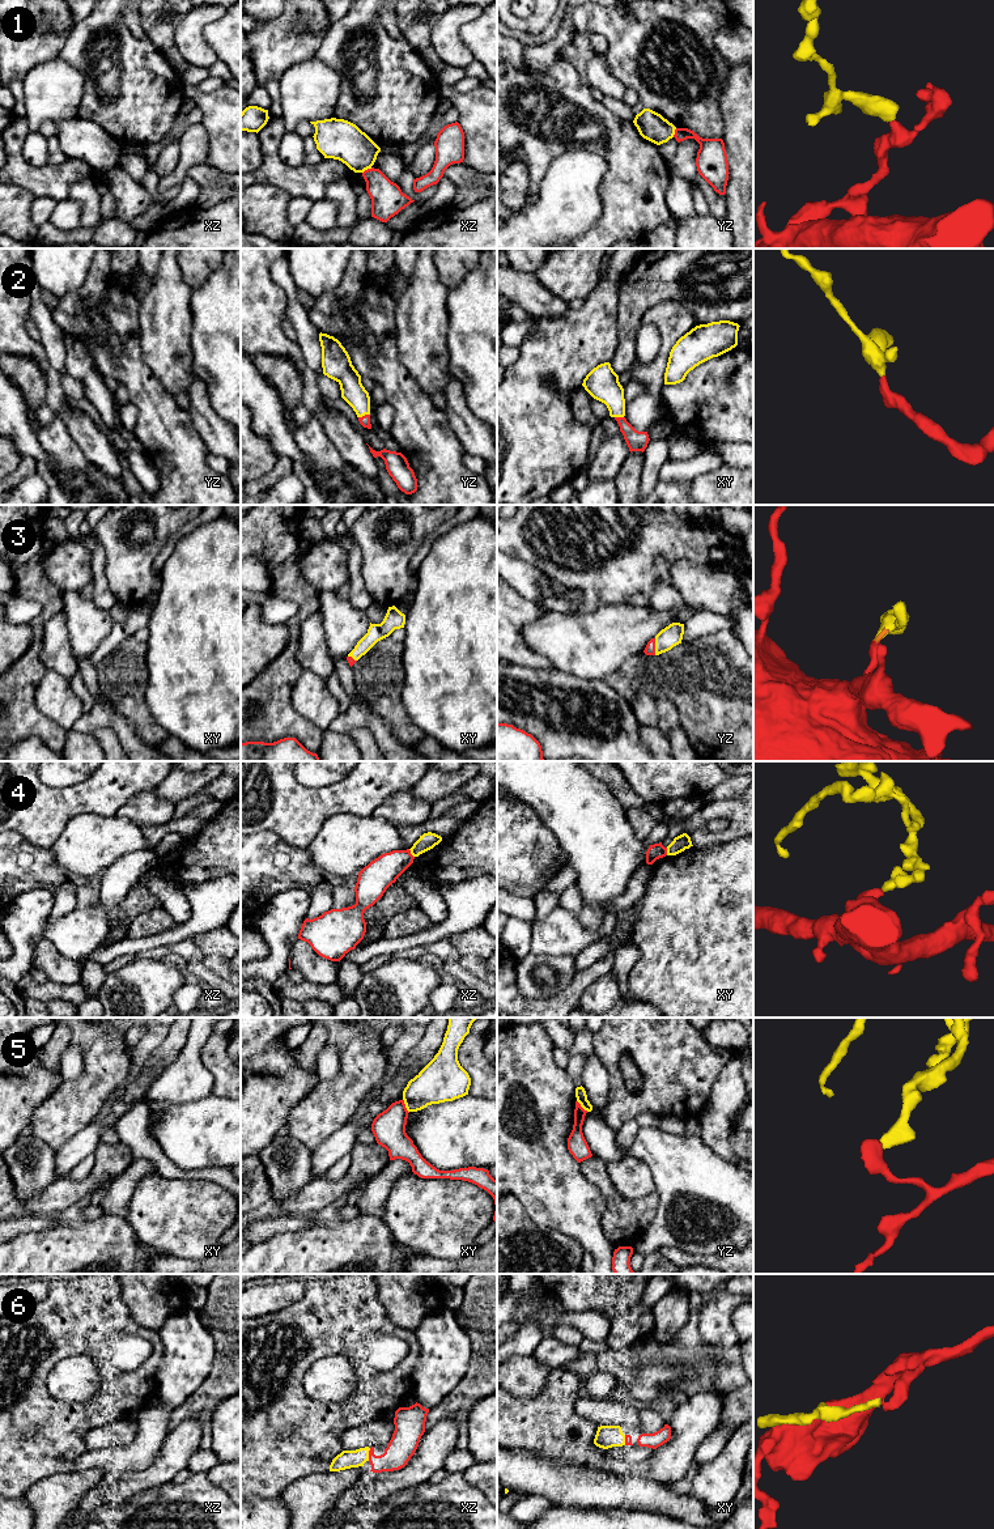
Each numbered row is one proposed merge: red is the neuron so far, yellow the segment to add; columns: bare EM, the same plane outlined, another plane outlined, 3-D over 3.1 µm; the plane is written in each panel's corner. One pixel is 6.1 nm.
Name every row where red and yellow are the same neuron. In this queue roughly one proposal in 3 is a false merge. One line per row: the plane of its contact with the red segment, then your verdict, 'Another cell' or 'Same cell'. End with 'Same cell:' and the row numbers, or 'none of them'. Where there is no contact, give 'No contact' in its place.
1: Touches red in xz. Another cell
2: Touches red in yz. Same cell
3: Touches red in yz. Same cell
4: Touches red in xz. Another cell
5: Touches red in xy. Another cell
6: Touches red in xz. Same cell
Same cell: 2, 3, 6

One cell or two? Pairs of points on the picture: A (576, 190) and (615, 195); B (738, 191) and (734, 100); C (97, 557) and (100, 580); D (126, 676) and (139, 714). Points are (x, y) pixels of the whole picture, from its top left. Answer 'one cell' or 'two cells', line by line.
A: two cells
B: one cell
C: one cell
D: one cell

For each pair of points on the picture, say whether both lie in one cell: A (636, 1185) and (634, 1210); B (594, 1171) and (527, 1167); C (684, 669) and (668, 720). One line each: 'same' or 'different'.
A: different
B: different
C: different

